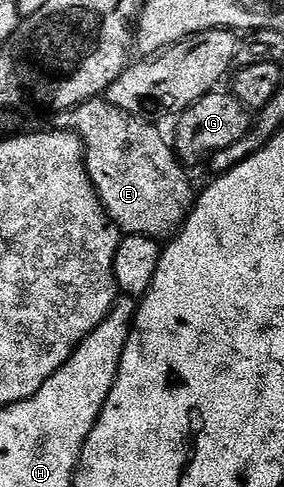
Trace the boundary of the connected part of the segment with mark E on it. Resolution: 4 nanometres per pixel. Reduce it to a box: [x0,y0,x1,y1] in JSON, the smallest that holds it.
[57,97,196,241]

